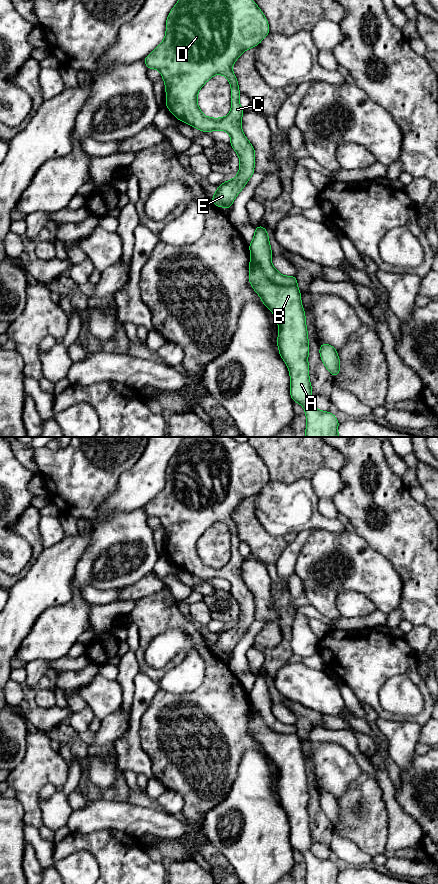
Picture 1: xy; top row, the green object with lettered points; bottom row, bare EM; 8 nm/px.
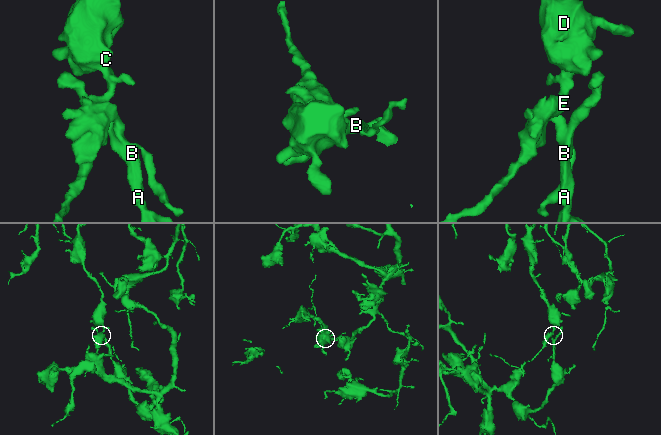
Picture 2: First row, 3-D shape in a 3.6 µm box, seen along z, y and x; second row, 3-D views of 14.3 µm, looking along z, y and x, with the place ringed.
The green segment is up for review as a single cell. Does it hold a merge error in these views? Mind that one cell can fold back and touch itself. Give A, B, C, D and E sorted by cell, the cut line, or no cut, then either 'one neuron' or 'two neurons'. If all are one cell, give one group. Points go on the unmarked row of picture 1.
A B / C D E | xy (251, 702), (262, 719), (272, 729), (280, 733), (296, 734) | two neurons

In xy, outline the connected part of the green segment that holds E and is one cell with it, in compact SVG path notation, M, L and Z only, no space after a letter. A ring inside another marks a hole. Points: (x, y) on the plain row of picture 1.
M186 437L171 457L165 474L164 488L143 509L148 517L160 519L165 529L166 555L178 568L204 581L223 578L230 582L230 593L240 608L239 621L233 628L219 633L212 644L216 655L230 657L255 620L255 598L241 576L245 559L239 551L241 540L232 514L245 498L258 494L270 481L268 469L248 443L237 442L232 437ZM216 522L225 524L231 533L231 560L222 566L206 565L197 552L199 538Z

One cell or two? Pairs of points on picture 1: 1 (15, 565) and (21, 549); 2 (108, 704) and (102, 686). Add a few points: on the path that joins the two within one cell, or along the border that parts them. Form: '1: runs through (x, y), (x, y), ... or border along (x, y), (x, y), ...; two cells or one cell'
1: runs through (15, 561), (17, 553); one cell
2: runs through (106, 700), (102, 695), (102, 690); one cell

